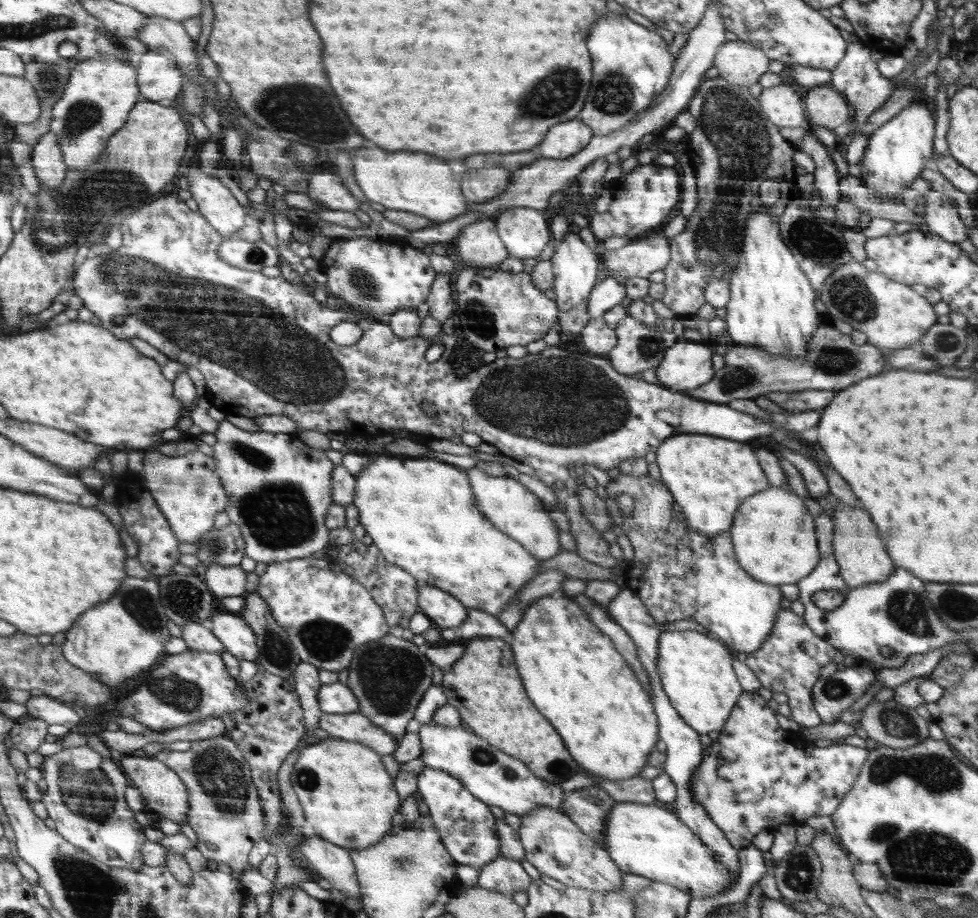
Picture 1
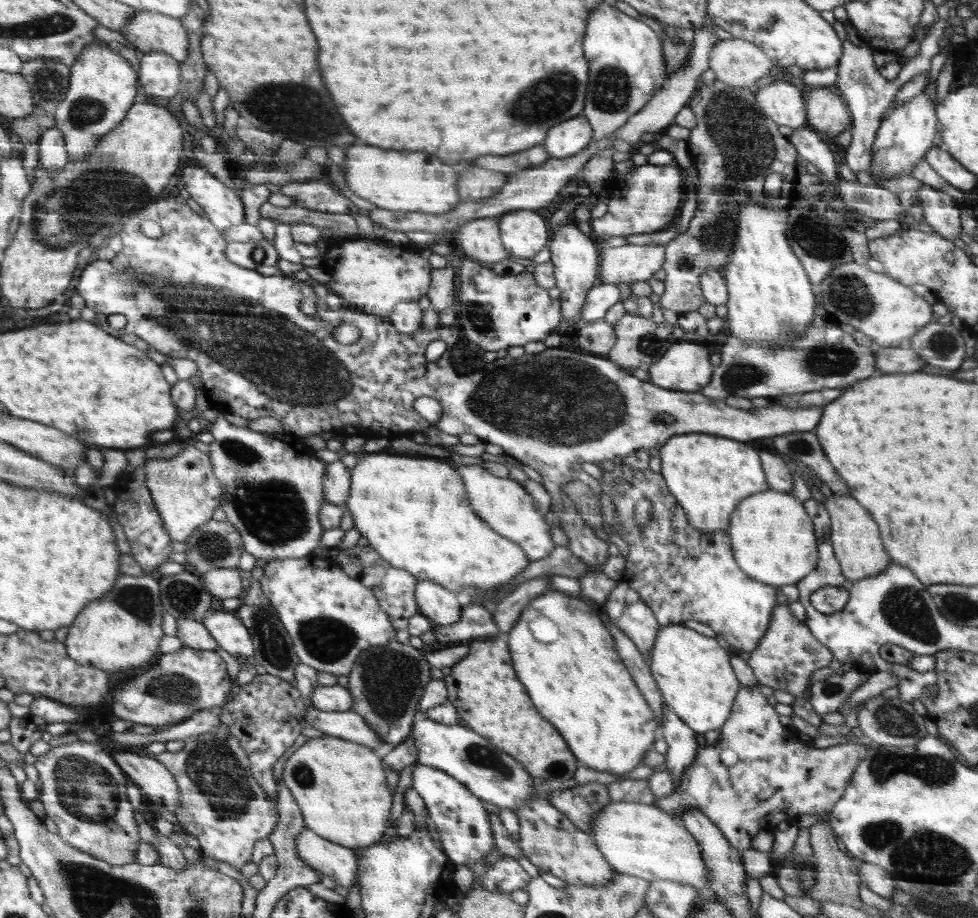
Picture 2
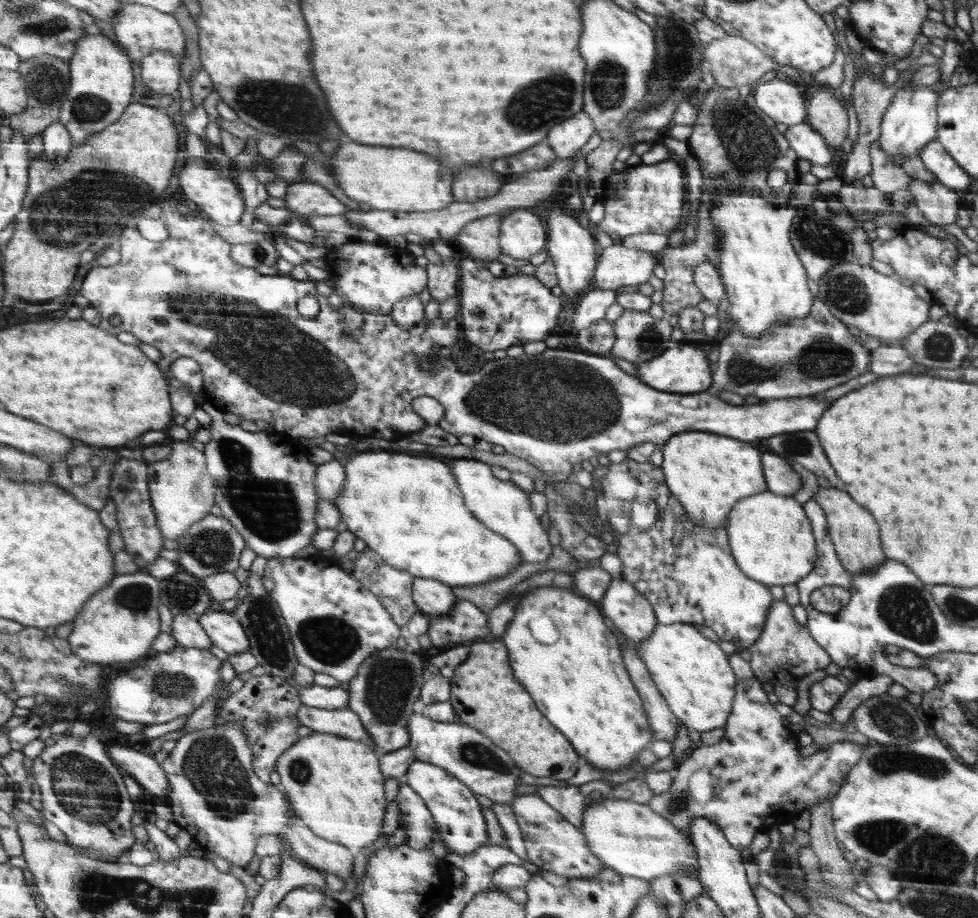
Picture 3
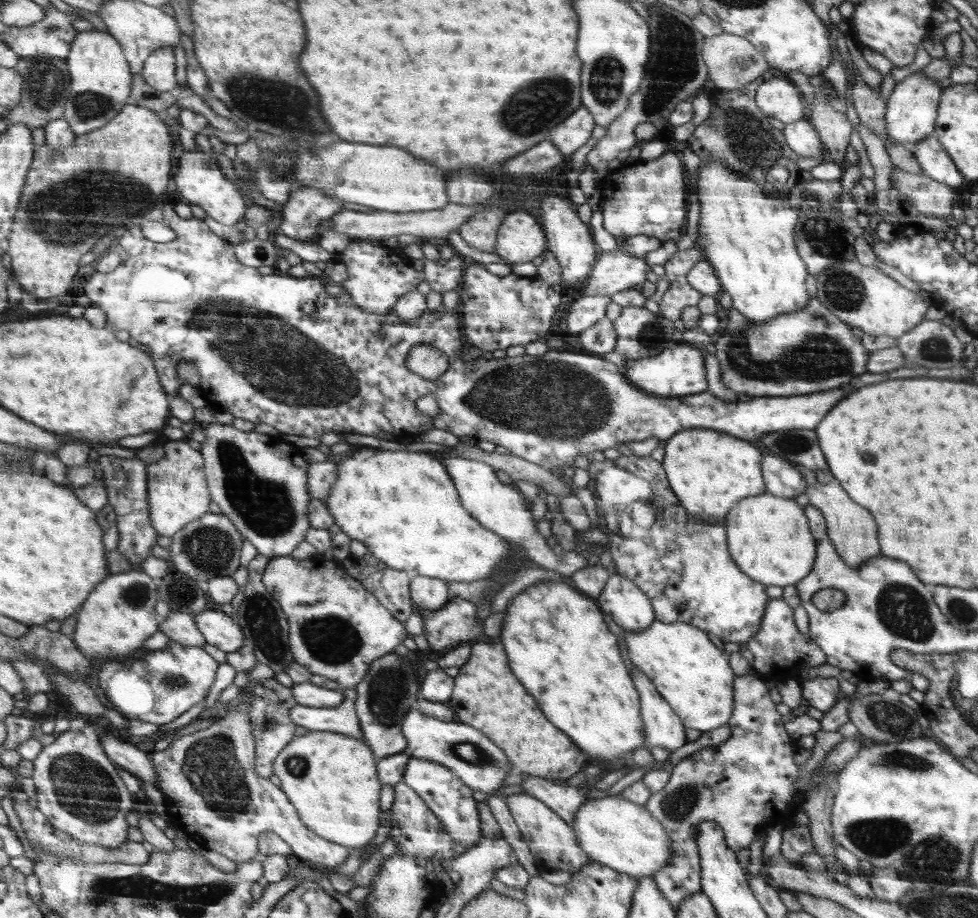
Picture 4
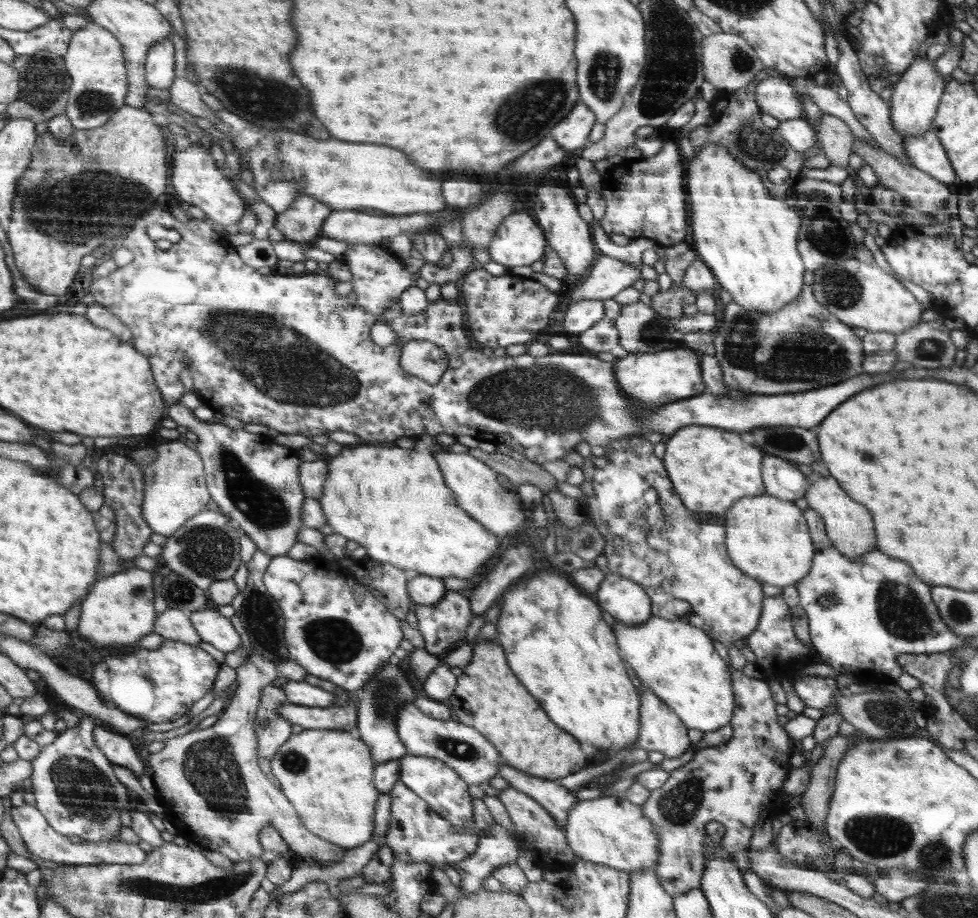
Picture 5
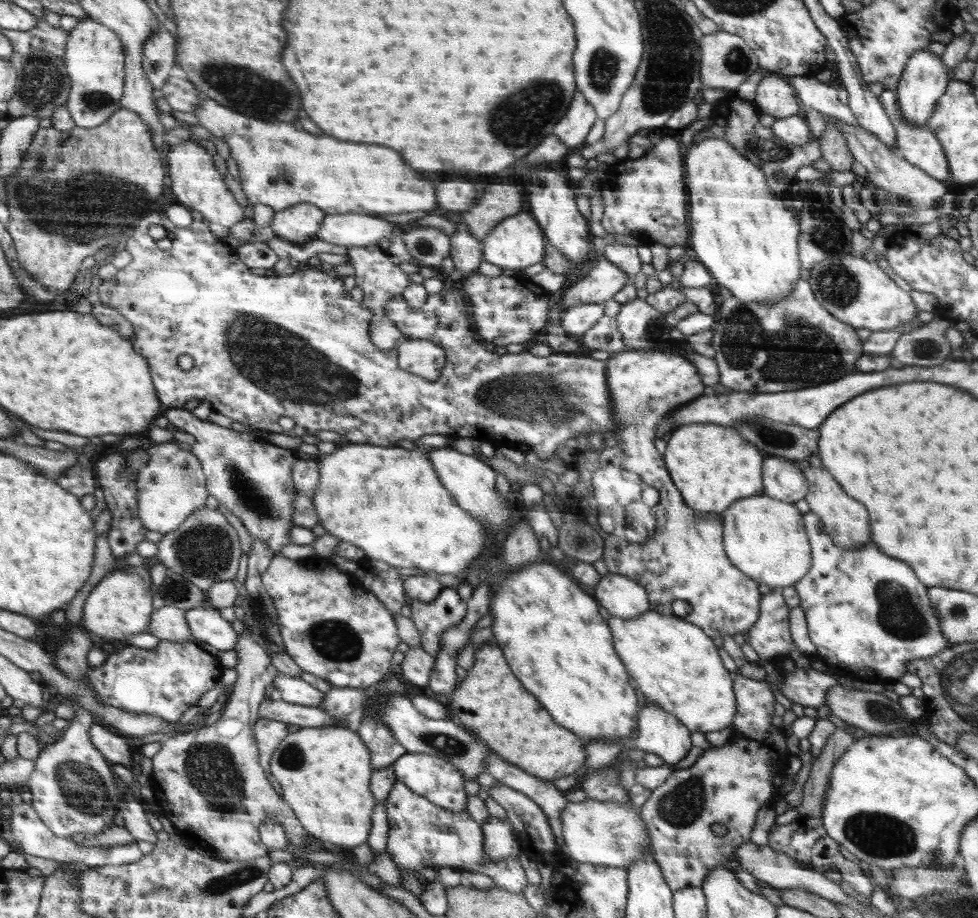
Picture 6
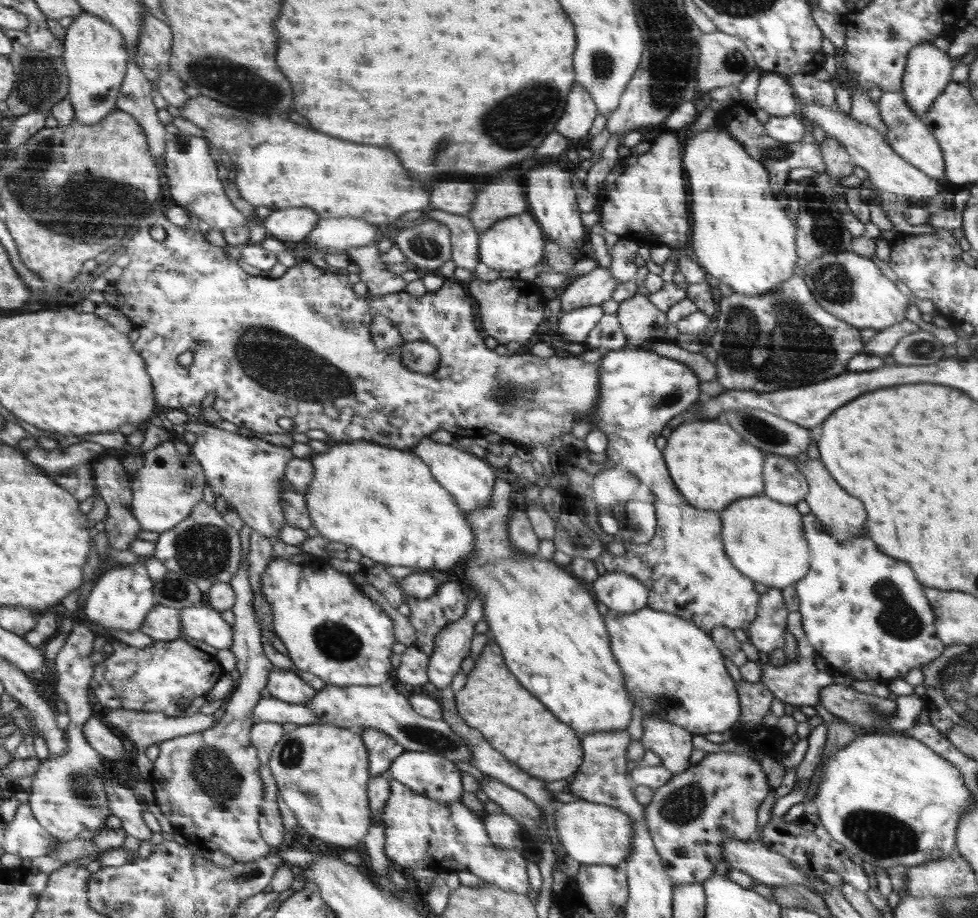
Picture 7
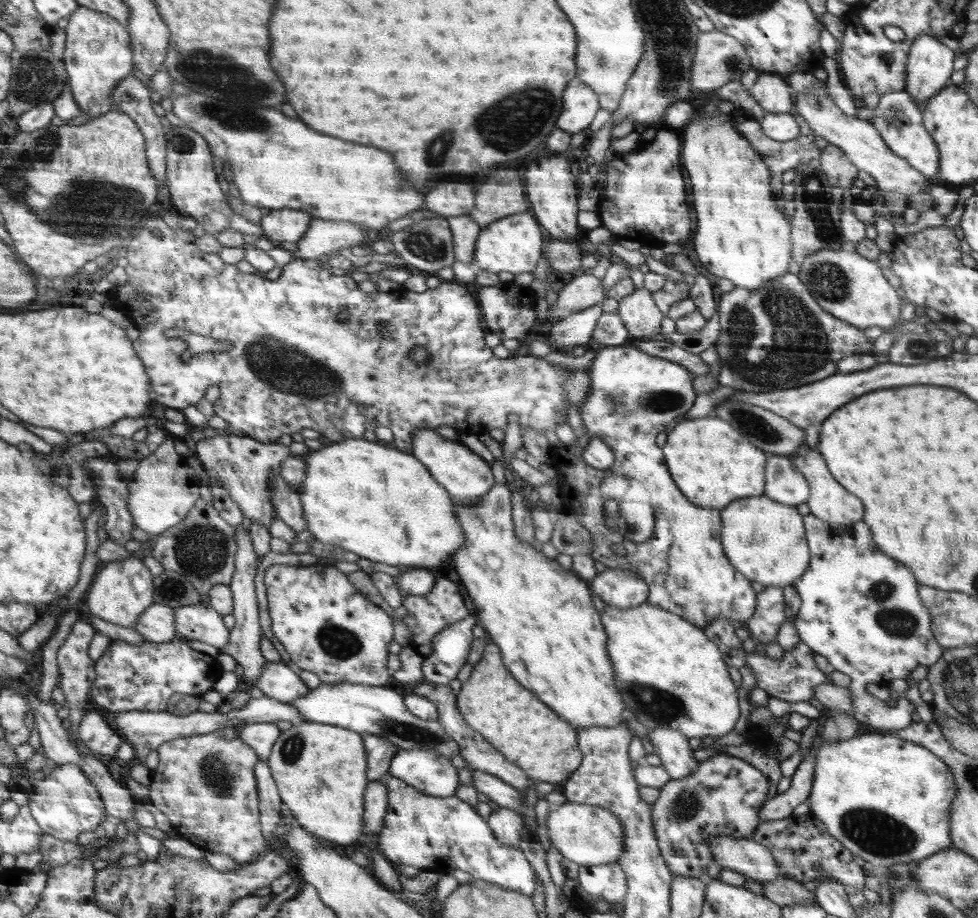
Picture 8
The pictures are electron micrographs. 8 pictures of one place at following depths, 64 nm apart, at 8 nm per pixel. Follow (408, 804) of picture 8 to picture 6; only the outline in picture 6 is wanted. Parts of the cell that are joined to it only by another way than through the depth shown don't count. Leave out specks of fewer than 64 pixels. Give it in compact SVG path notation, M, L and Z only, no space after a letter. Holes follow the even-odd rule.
M396 781L386 798L386 812L389 834L385 851L397 866L416 870L426 867L438 870L448 866L460 871L480 872L490 876L497 888L513 893L521 893L529 885L516 855L504 859L488 859L484 855L483 828L468 811L448 811L424 795L416 794L407 784Z

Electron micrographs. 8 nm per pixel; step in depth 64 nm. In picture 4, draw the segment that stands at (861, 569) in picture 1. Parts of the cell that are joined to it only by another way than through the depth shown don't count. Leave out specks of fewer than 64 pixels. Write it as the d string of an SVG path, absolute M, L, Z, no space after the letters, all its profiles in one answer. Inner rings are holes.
M832 480L825 484L816 481L814 486L807 488L805 494L808 495L809 504L822 512L824 520L826 520L827 534L838 551L838 556L844 558L848 565L860 568L872 557L881 554L876 524L874 524L874 518L870 516L870 512L866 508L862 508L860 504L852 502L836 482L836 480Z

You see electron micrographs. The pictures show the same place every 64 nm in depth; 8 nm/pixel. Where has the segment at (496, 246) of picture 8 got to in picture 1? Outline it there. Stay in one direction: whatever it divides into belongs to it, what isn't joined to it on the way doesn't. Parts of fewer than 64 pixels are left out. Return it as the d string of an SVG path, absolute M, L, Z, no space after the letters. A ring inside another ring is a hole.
M514 208L493 217L500 239L511 257L519 259L538 256L548 240L548 222L538 210Z

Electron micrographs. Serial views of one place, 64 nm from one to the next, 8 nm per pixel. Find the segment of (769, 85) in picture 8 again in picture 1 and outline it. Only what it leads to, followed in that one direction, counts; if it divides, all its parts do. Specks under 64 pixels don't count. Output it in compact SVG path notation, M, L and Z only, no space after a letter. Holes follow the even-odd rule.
M783 84L775 87L763 87L760 106L764 114L776 126L798 127L806 122L804 106L798 92L790 85Z

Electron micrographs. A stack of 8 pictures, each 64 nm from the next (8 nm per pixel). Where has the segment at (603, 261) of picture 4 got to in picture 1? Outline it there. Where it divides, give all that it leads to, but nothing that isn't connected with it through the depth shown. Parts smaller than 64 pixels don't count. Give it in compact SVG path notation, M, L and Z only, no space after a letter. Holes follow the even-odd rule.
M657 232L656 235L646 236L644 239L632 240L626 246L618 250L603 251L604 266L608 270L608 277L614 277L615 274L628 279L636 276L637 278L648 279L653 272L662 271L671 260L670 242L663 238L663 232Z

